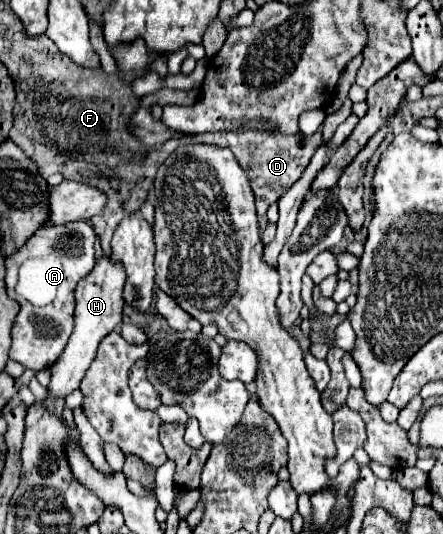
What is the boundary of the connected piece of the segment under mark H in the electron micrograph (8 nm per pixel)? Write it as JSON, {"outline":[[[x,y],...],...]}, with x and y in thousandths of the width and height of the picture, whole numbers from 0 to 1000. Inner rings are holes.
{"outline":[[[233,476],[210,506],[178,524],[169,539],[169,614],[165,625],[138,663],[138,670],[115,685],[115,715],[111,715],[111,742],[115,745],[147,745],[165,730],[178,727],[192,697],[201,693],[210,670],[219,667],[223,640],[251,625],[278,596],[278,536],[282,536],[282,502],[273,491],[260,491],[251,476]]]}

